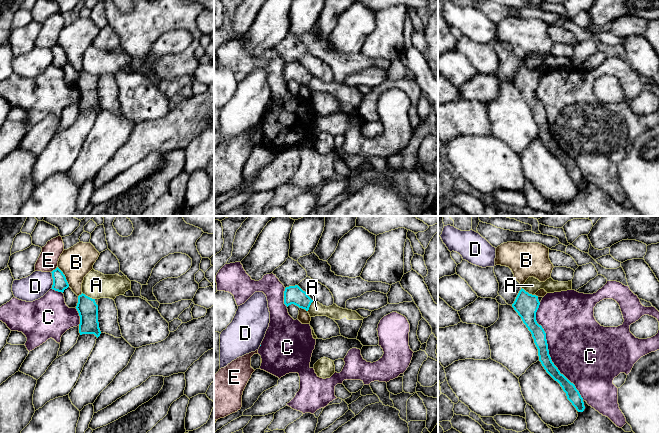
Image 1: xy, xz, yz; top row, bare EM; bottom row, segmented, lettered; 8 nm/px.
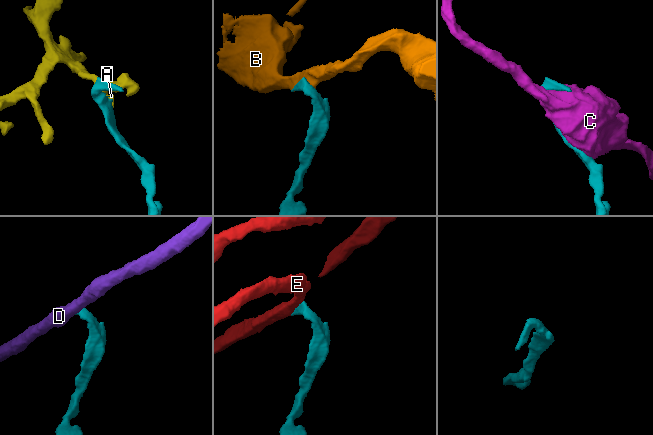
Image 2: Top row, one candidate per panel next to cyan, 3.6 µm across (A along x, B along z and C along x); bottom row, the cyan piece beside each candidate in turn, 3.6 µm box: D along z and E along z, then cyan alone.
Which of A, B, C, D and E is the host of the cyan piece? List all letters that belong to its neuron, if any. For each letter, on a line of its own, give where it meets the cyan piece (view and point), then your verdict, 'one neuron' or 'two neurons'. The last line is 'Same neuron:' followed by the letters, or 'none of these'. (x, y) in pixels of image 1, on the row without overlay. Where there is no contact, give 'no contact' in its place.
A: yz (527, 68) | two neurons
B: xy (64, 52) | two neurons
C: yz (548, 127) | two neurons
D: xy (53, 56) | two neurons
E: xy (55, 45) | two neurons
Same neuron: none of these

